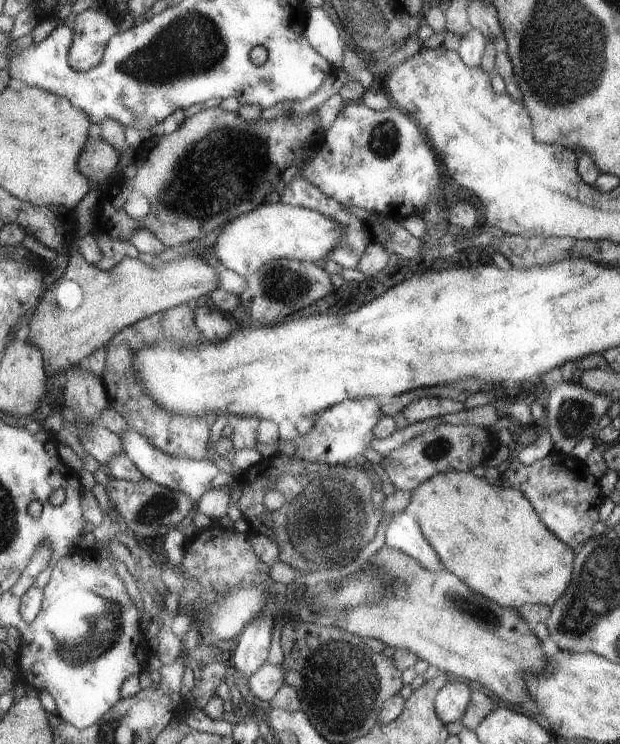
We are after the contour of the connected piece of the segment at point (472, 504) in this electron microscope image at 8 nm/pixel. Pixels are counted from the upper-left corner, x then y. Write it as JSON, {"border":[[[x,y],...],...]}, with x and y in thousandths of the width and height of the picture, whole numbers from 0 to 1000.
{"border":[[[724,633],[694,640],[663,660],[663,669],[650,687],[669,698],[682,723],[692,728],[702,745],[708,745],[708,753],[721,769],[750,782],[756,793],[805,815],[837,817],[844,809],[889,815],[921,777],[924,739],[902,728],[873,704],[869,694],[860,688],[844,664],[824,656],[785,651],[782,645],[766,642],[760,634]]]}

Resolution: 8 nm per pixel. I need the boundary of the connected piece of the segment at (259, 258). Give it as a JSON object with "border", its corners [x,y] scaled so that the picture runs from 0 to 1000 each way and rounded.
{"border":[[[442,267],[366,300],[348,320],[348,327],[334,339],[353,349],[360,360],[382,364],[382,368],[397,372],[448,348],[519,353],[526,341],[540,329],[548,329],[552,320],[552,305],[539,294],[495,278],[479,278]]]}

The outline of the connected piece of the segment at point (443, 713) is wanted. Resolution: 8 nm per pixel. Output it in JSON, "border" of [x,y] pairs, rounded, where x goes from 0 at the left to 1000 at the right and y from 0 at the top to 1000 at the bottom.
{"border":[[[719,917],[715,925],[698,937],[700,956],[716,973],[740,968],[752,956],[760,929],[744,917]]]}

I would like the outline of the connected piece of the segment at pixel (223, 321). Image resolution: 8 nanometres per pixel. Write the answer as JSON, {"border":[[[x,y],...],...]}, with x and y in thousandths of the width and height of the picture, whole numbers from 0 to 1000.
{"border":[[[308,405],[305,409],[313,417],[315,435],[323,446],[332,452],[334,457],[344,460],[358,458],[369,454],[369,450],[379,445],[381,434],[369,425],[360,423],[356,418],[339,413],[340,409],[337,406],[324,409],[321,405]]]}

